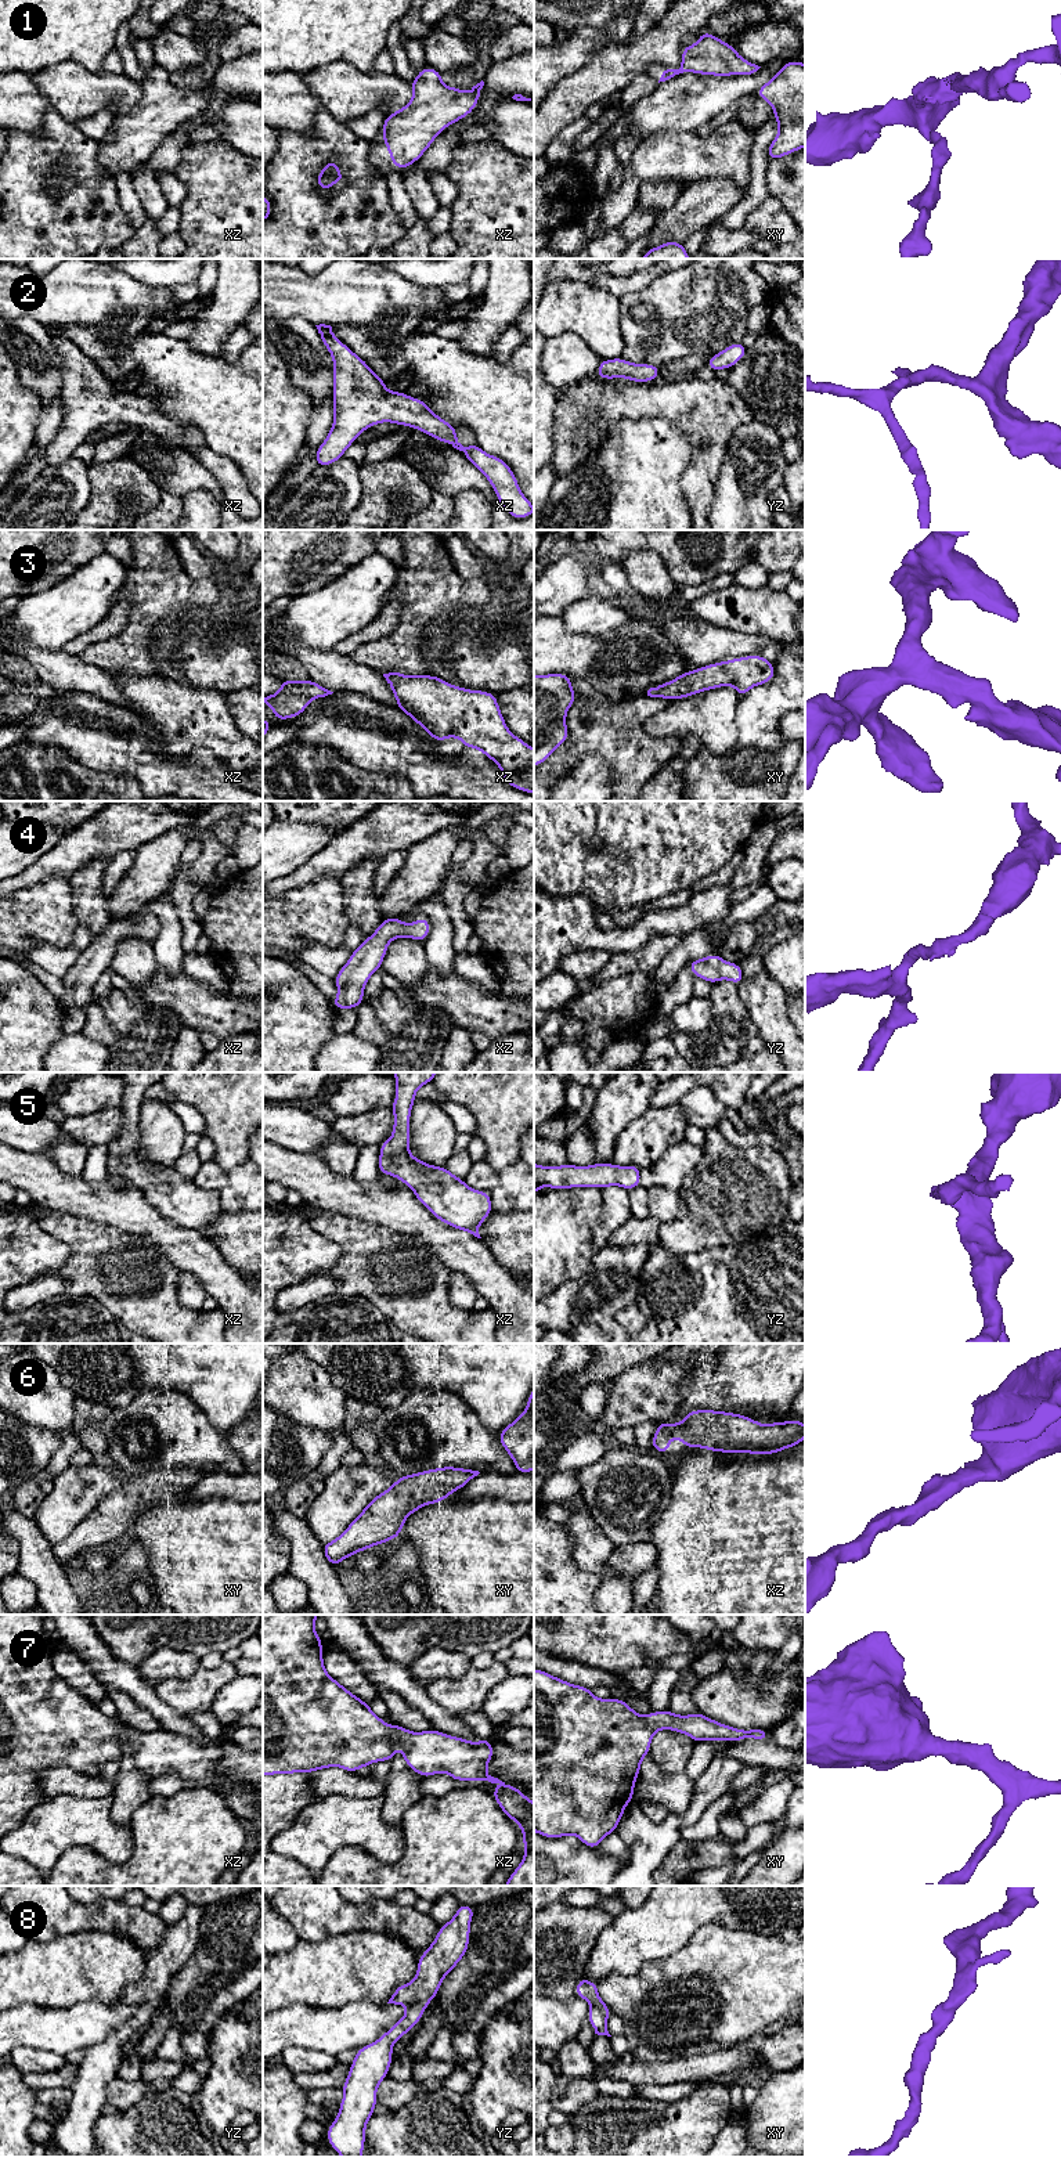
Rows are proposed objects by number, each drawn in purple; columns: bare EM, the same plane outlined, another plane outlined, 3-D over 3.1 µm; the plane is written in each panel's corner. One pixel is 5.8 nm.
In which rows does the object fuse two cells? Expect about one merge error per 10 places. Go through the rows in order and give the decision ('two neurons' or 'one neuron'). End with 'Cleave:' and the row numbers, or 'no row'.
1: one neuron
2: one neuron
3: one neuron
4: one neuron
5: one neuron
6: one neuron
7: one neuron
8: one neuron
Cleave: no row

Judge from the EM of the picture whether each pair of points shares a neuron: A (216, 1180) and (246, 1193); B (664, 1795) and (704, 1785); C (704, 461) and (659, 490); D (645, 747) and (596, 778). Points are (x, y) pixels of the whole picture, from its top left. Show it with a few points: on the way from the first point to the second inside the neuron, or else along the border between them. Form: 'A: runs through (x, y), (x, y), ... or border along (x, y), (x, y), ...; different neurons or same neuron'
A: runs through (223, 1180), (240, 1189); same neuron
B: border along (695, 1781), (689, 1807), (684, 1813), (674, 1814); different neurons
C: border along (692, 446), (693, 460), (681, 476), (689, 508); different neurons
D: border along (578, 761), (601, 756), (612, 771), (613, 786); different neurons

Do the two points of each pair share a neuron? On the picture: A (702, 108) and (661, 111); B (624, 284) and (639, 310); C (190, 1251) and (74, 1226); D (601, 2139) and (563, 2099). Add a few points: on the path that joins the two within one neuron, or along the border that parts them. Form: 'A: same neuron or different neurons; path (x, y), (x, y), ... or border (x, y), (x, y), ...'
A: same neuron; path (692, 108), (671, 111)
B: different neurons; border (657, 276), (642, 289), (627, 292), (619, 299)
C: different neurons; border (121, 1230), (145, 1237), (174, 1265)
D: different neurons; border (599, 2094), (570, 2114)

